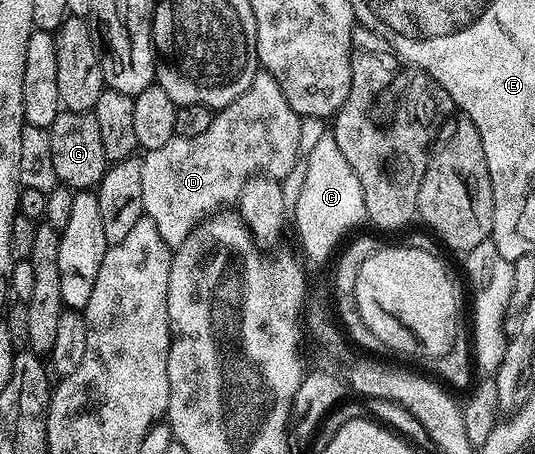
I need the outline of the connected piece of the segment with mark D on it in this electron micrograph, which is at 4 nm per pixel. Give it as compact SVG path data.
M259 71L255 79L251 79L251 87L239 95L225 109L214 112L211 127L203 131L203 135L194 137L178 137L176 135L163 147L148 150L141 157L143 167L143 207L144 216L155 223L159 235L163 235L163 243L171 247L179 246L195 226L201 224L206 217L225 207L228 201L236 202L243 191L243 183L249 176L263 174L267 177L283 178L291 167L299 163L302 156L299 151L299 114L287 103L287 95L279 91L279 83L271 74Z

